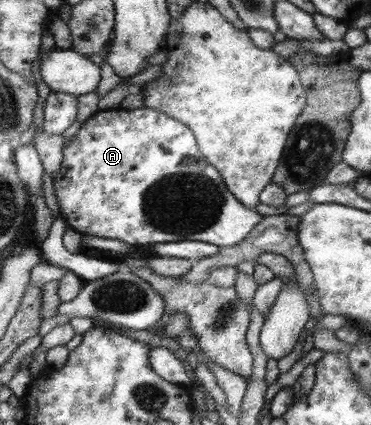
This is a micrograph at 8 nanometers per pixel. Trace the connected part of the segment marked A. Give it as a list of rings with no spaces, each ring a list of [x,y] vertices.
[[[150,108],[134,109],[108,109],[98,110],[92,116],[81,122],[76,133],[71,136],[62,147],[62,161],[57,173],[51,178],[54,185],[54,194],[58,203],[59,216],[72,230],[82,234],[89,234],[98,238],[108,238],[125,242],[126,244],[142,246],[143,244],[169,243],[181,240],[197,240],[208,244],[218,245],[220,248],[228,245],[238,244],[244,240],[249,232],[261,222],[263,217],[254,209],[243,205],[232,193],[226,189],[220,173],[213,165],[209,165],[201,151],[197,147],[196,137],[193,131],[181,121]]]

